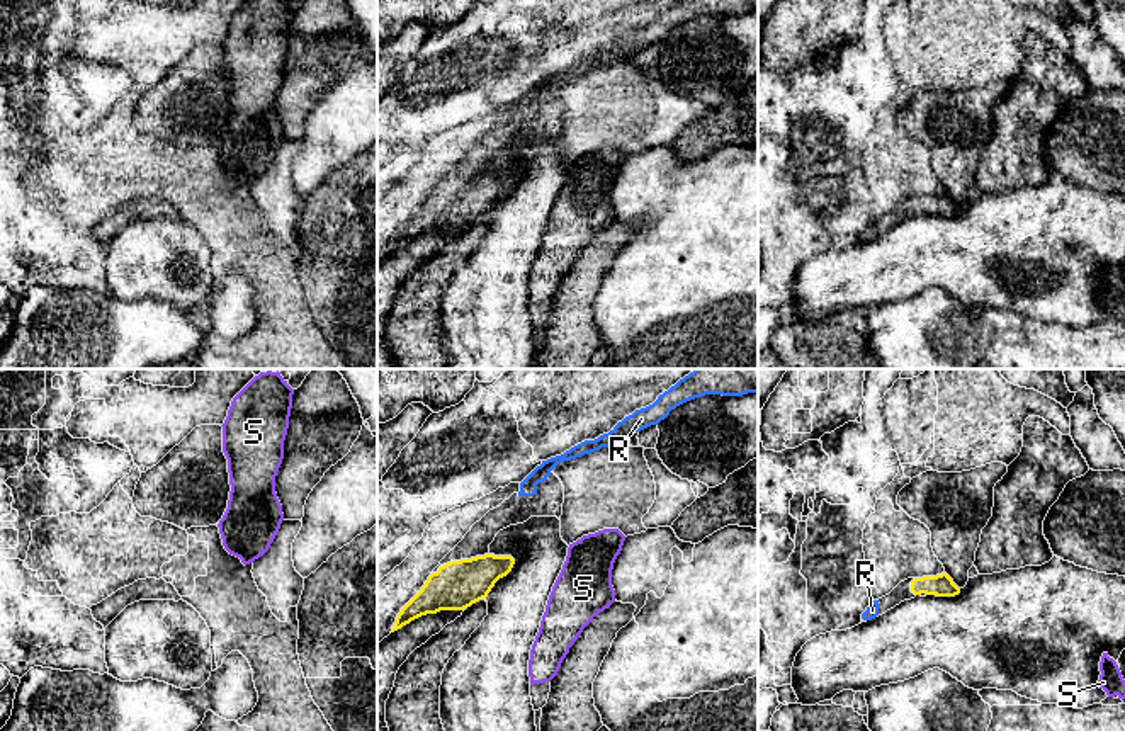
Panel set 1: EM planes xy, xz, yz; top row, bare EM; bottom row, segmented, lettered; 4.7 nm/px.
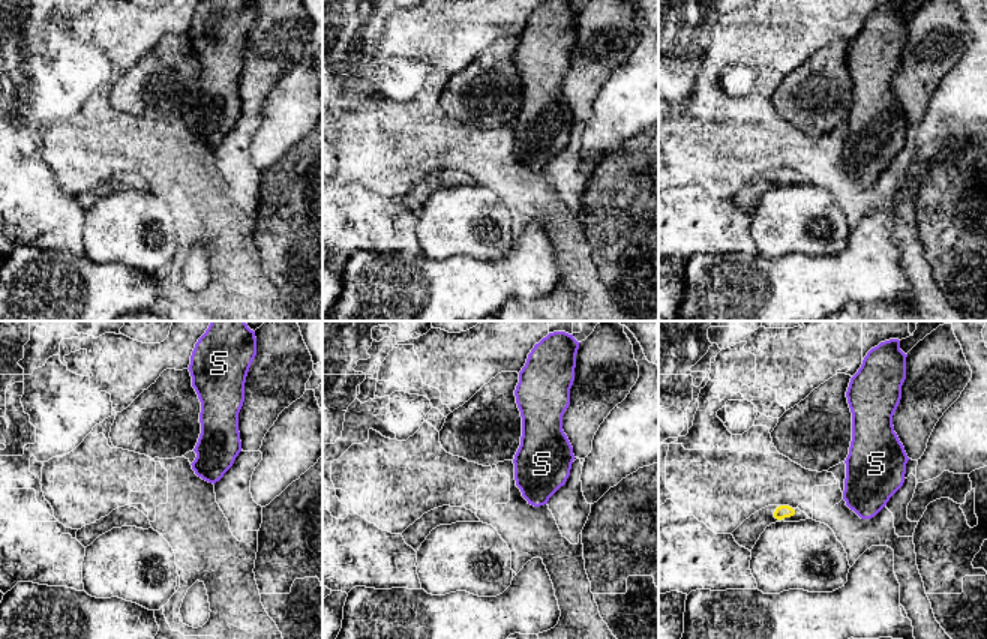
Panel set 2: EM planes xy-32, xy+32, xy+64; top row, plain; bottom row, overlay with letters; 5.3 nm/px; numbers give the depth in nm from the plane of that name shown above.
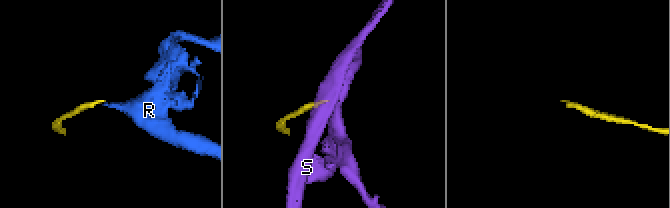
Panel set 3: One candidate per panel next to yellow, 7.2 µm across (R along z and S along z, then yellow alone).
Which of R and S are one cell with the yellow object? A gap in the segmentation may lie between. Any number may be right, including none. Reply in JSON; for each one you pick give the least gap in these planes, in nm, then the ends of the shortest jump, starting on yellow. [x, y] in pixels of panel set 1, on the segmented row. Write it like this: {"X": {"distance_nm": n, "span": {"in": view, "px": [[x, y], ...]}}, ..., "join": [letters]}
{"R": {"distance_nm": 160, "span": {"in": "yz", "px": [[911, 590], [879, 604]]}}, "join": ["R"]}

